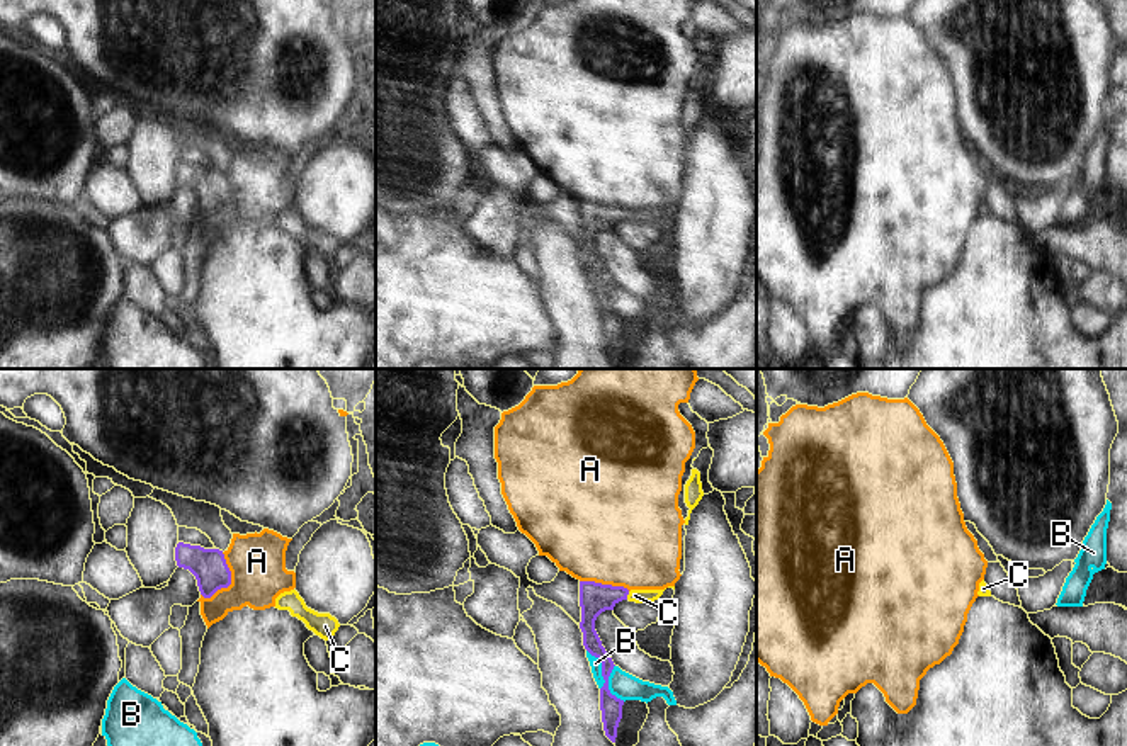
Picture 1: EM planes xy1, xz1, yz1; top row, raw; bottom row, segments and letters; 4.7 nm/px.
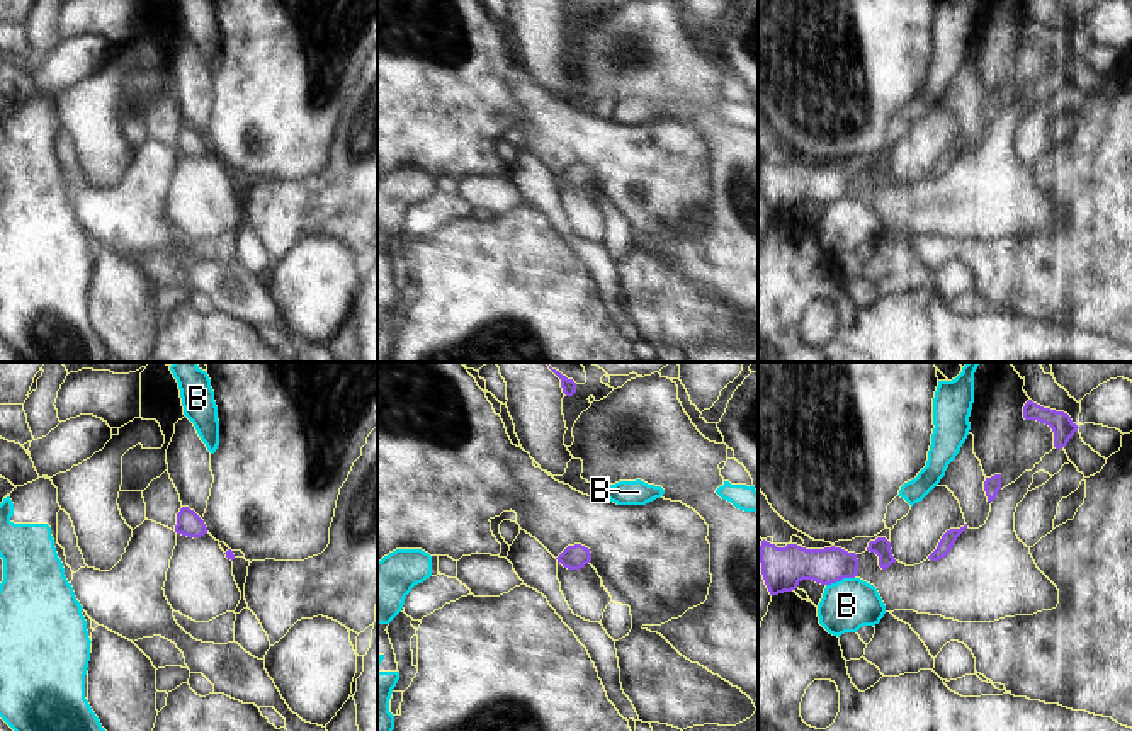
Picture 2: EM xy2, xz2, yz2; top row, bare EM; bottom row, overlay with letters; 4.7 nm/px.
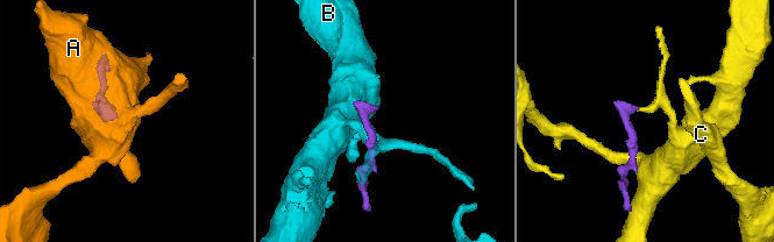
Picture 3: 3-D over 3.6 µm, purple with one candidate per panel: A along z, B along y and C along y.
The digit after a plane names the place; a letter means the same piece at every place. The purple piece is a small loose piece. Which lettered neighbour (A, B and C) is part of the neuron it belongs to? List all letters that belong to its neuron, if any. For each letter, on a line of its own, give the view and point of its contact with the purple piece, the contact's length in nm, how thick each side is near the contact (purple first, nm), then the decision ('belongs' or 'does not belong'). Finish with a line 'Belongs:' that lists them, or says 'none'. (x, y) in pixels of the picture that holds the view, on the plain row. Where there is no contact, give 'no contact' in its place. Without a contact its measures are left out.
A: meets purple in xy1 at (230, 201); contact 240 nm long; 160 nm thick on the purple side, 280 nm on the other; does not belong
B: meets purple in xz1 at (602, 294); contact 300 nm long; 100 nm thick on the purple side, 50 nm on the other; does not belong
C: meets purple in xz1 at (628, 213); contact 40 nm long; 140 nm thick on the purple side, 60 nm on the other; belongs
Belongs: C

